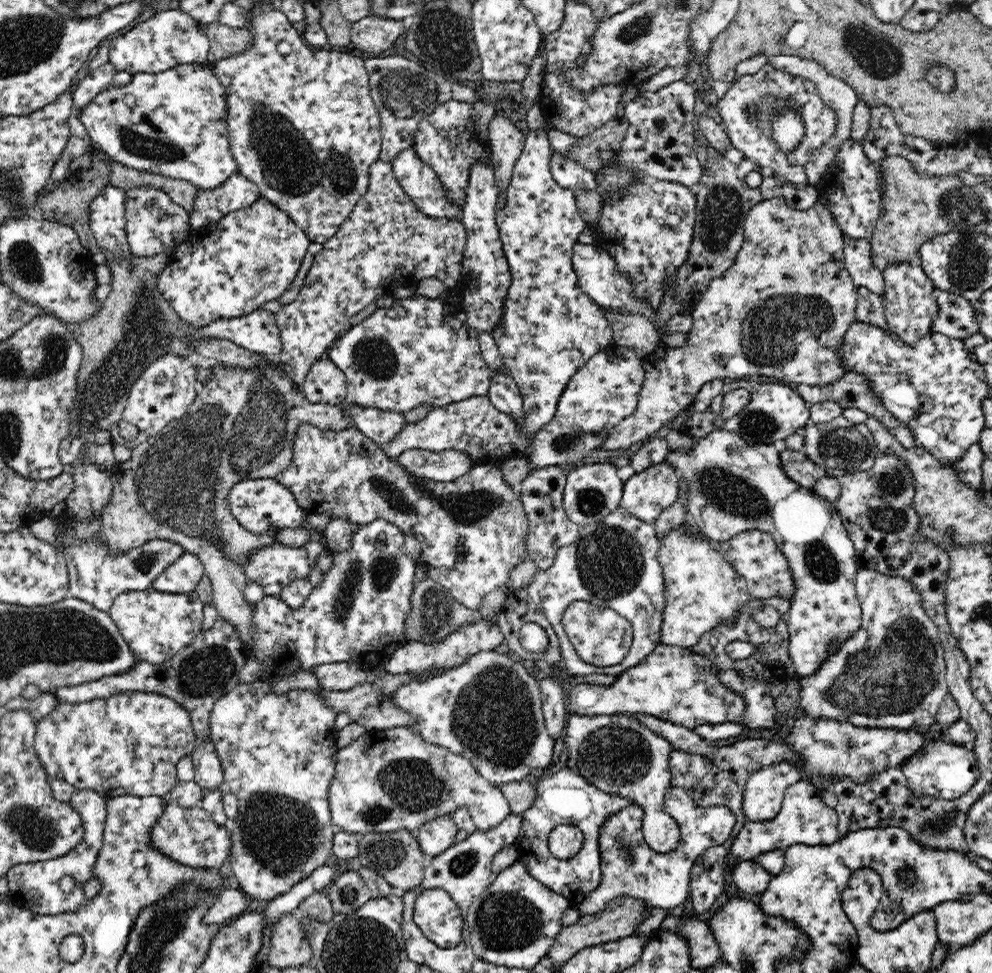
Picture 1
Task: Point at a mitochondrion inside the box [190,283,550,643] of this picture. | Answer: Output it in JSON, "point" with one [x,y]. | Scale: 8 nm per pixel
{"point":[469,507]}

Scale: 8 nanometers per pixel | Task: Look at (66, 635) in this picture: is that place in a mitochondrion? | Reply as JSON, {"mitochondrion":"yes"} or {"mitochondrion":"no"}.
{"mitochondrion":"yes"}

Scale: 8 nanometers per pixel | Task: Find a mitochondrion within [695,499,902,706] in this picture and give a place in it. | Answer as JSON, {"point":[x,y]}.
{"point":[822,565]}

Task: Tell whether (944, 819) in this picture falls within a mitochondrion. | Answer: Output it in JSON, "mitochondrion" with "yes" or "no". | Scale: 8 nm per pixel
{"mitochondrion":"yes"}

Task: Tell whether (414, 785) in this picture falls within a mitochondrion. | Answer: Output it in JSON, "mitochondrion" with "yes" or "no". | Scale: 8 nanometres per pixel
{"mitochondrion":"yes"}

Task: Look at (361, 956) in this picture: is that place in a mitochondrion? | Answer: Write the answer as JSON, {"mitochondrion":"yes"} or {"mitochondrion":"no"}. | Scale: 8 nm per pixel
{"mitochondrion":"yes"}

